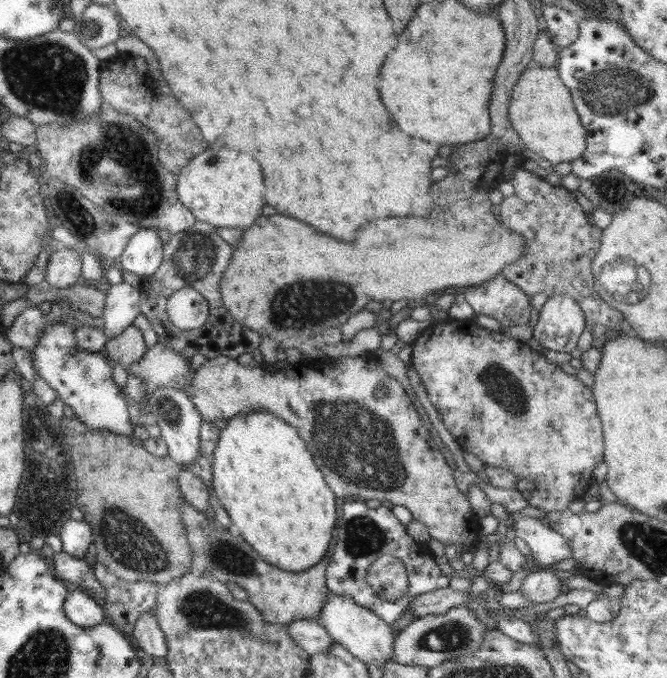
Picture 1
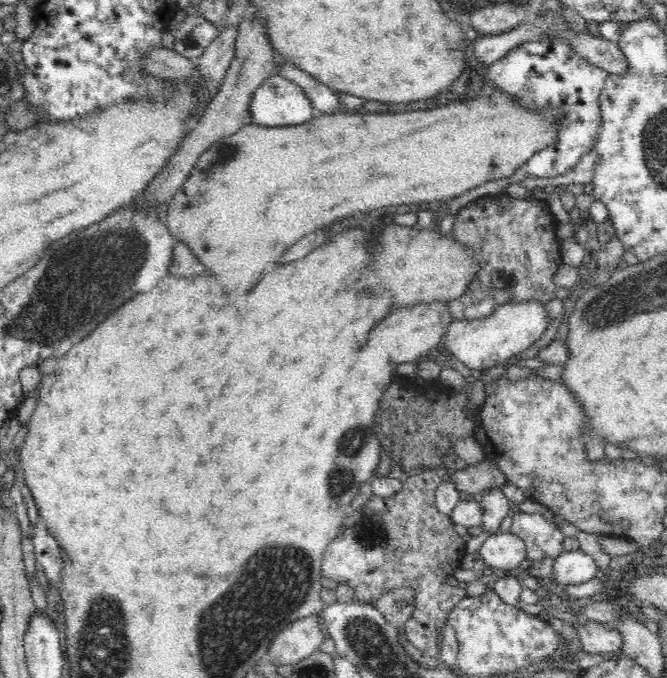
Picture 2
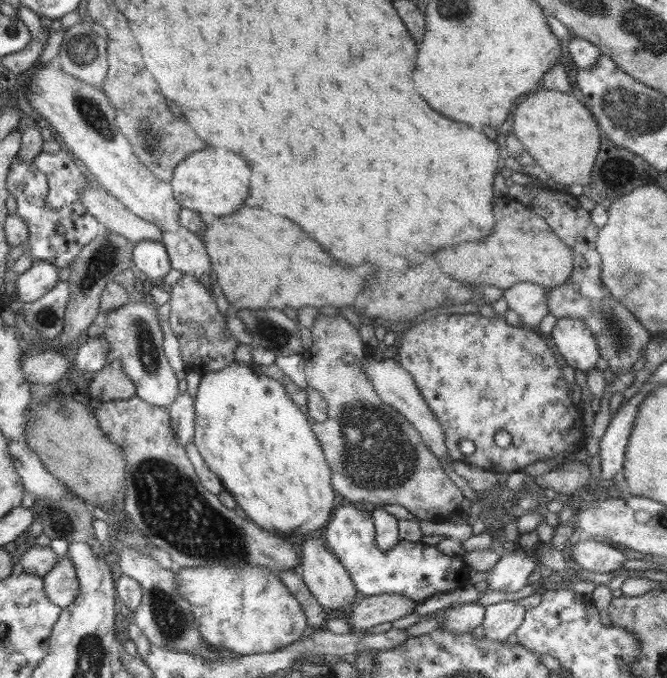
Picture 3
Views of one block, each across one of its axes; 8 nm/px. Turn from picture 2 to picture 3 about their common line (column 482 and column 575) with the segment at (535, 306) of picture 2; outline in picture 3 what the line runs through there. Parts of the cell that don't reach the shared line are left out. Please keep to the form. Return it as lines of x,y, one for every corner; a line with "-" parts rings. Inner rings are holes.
570,317
558,319
551,335
558,352
568,365
578,371
591,369
601,357
596,339
583,320

